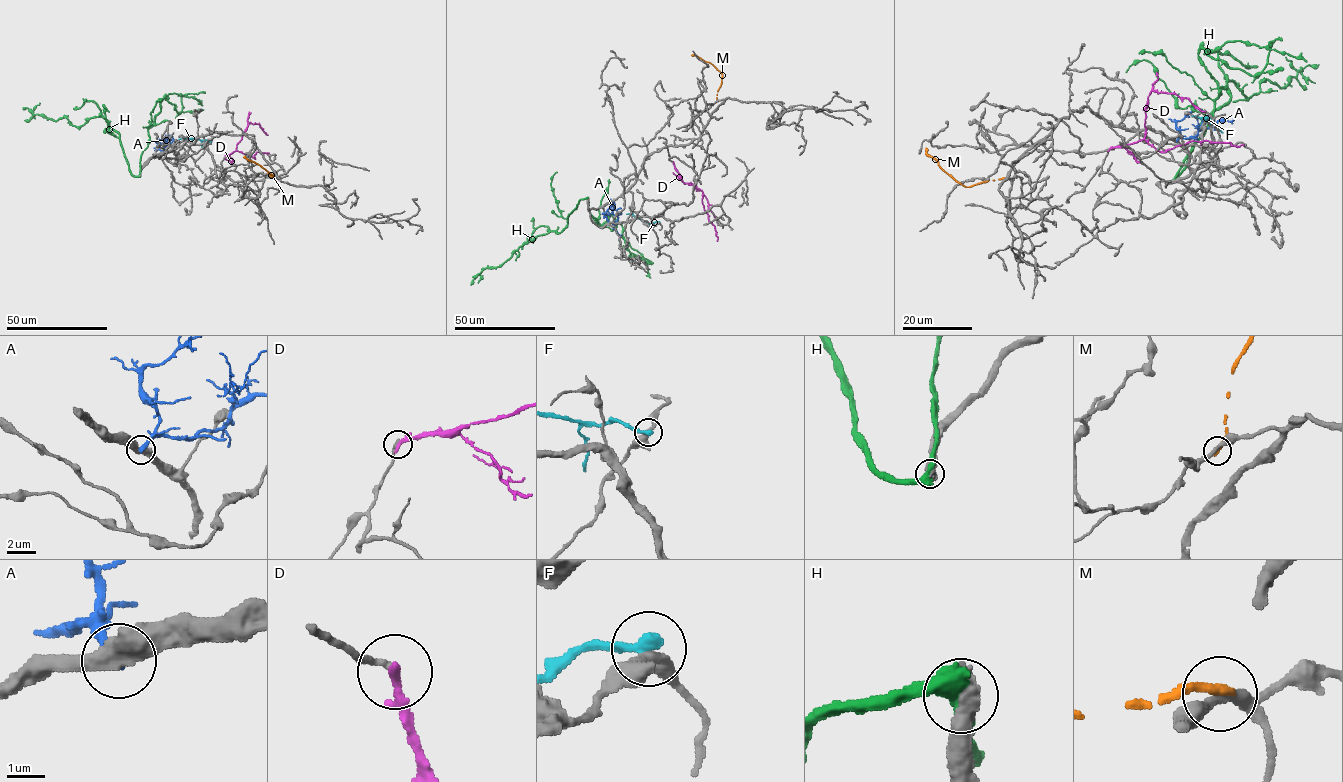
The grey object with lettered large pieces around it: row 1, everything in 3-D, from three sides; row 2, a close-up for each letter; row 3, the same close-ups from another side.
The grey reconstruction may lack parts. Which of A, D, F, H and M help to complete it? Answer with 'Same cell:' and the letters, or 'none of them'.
Same cell: none of them

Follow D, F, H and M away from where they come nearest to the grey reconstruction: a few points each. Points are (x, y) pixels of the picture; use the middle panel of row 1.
D: (673, 162), (683, 182), (702, 191), (702, 203), (708, 220), (715, 227), (717, 241)
F: (659, 222), (649, 224), (631, 212), (626, 214)
H: (588, 199), (579, 200), (560, 232), (539, 235), (519, 247), (501, 265), (484, 268), (471, 285)
M: (715, 102), (722, 74), (708, 62), (692, 54)

